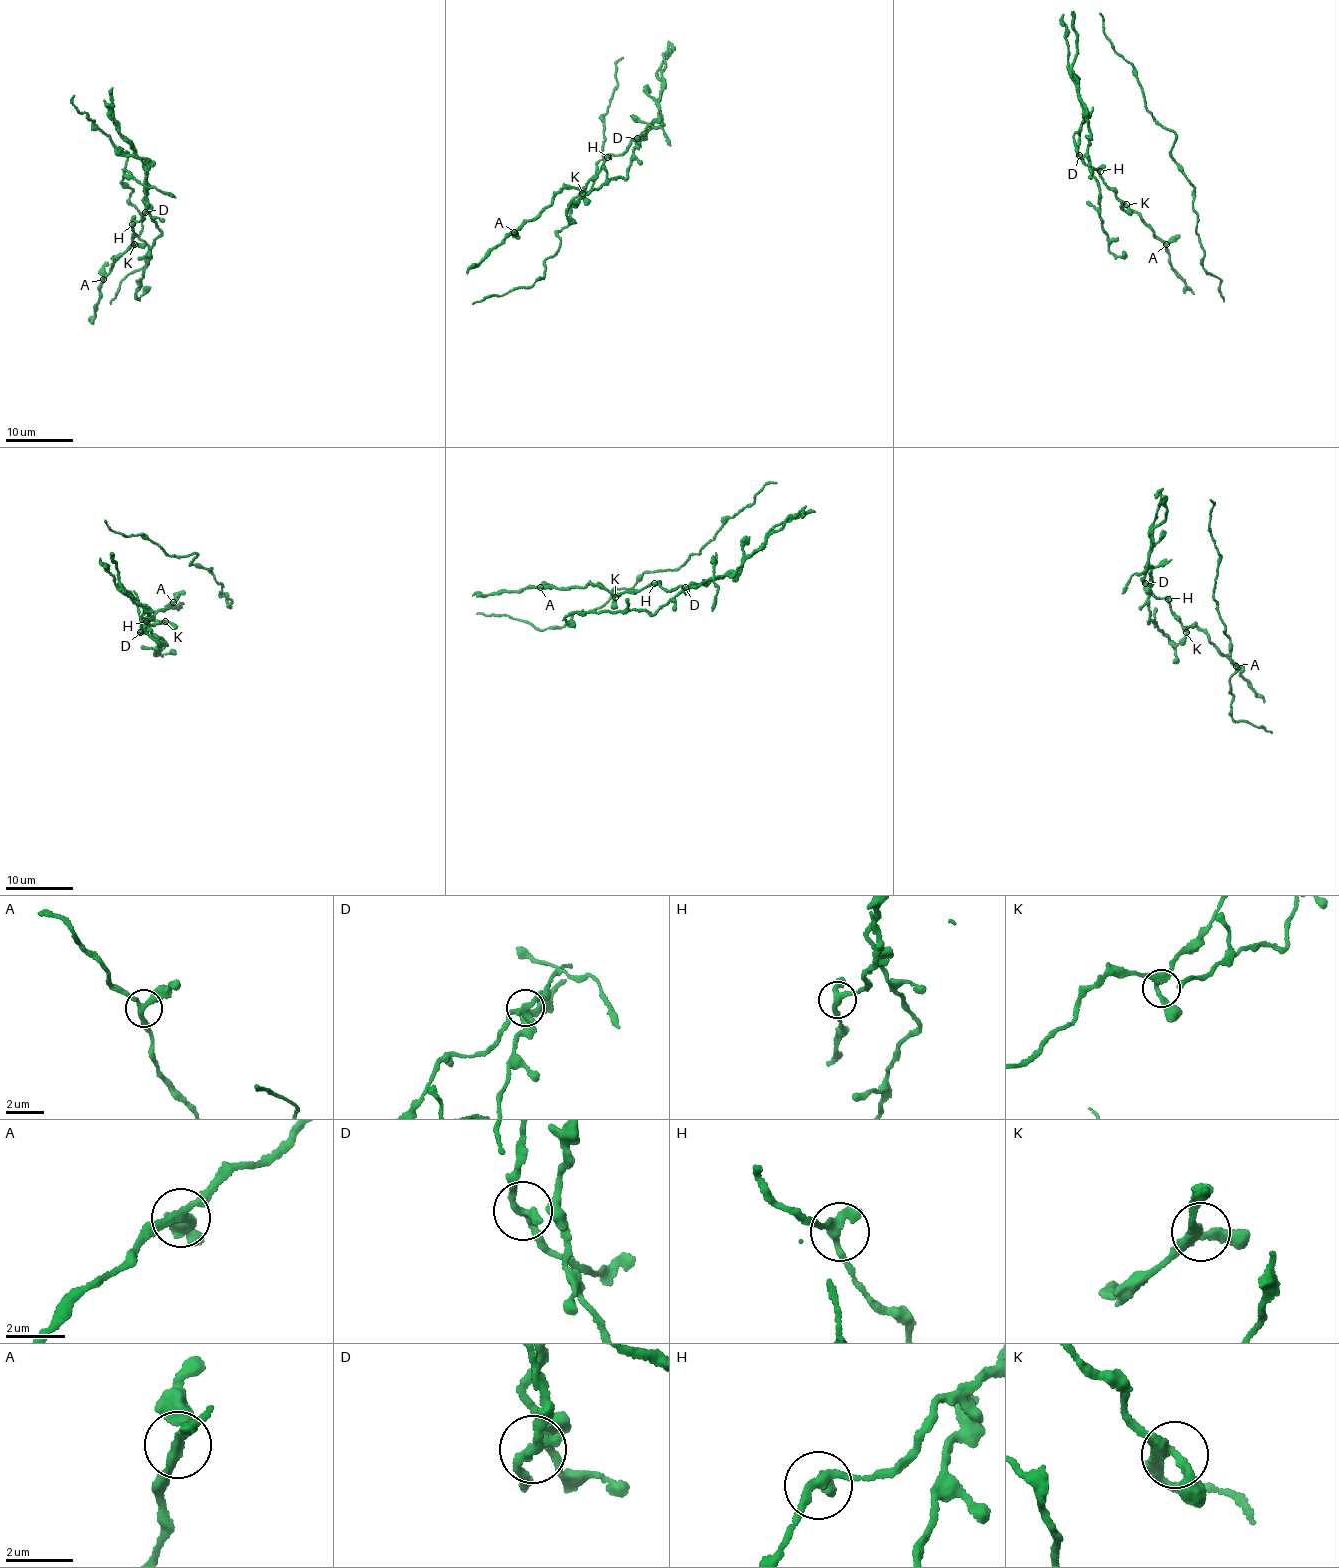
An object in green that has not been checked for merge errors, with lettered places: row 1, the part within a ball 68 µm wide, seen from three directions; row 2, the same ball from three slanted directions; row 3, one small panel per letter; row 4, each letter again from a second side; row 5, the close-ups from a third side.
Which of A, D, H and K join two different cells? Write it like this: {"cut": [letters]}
{"cut": ["D"]}

